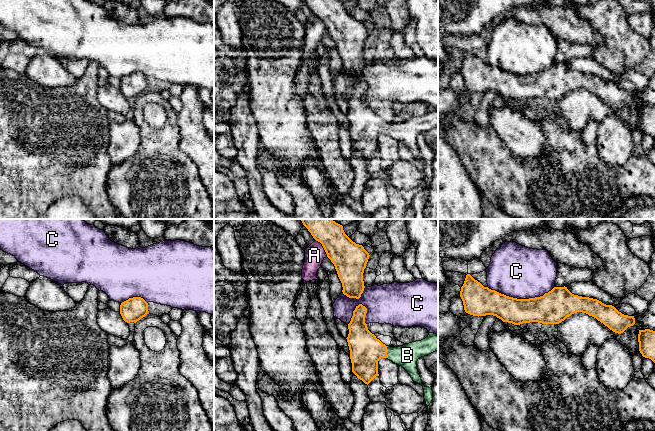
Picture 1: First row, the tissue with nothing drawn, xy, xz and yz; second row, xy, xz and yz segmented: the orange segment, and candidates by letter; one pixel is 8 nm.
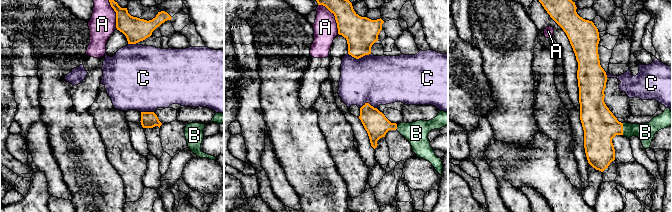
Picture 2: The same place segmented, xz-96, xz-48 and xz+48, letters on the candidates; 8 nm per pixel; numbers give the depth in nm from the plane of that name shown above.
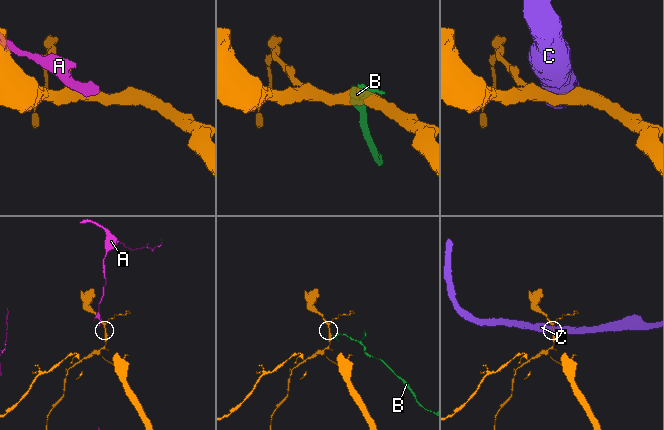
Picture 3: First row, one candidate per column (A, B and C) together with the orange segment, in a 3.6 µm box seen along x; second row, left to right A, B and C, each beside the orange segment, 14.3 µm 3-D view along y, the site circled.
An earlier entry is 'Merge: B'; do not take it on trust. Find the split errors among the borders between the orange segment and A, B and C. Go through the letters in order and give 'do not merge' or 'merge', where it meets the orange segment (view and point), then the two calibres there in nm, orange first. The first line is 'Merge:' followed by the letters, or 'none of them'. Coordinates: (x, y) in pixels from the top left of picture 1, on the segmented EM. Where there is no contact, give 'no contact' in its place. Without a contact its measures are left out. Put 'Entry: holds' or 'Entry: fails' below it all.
Merge: B
A: do not merge; meets orange in xz at (323, 247); 260 nm thick on the orange side, 160 nm on the other
B: merge; meets orange in xz at (386, 352); 260 nm thick on the orange side, 180 nm on the other
C: do not merge; meets orange in yz at (520, 299); 240 nm thick on the orange side, 420 nm on the other
Entry: holds

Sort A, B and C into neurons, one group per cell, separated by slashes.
A / B / C

